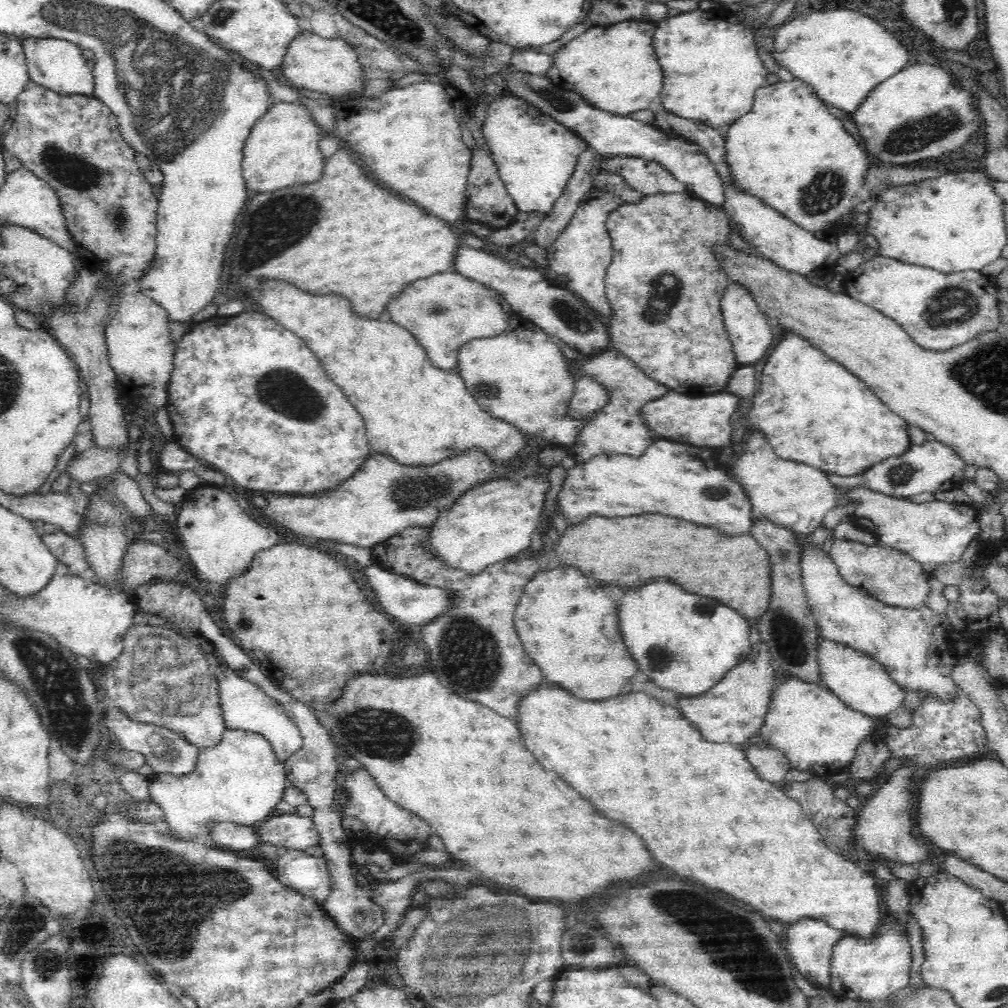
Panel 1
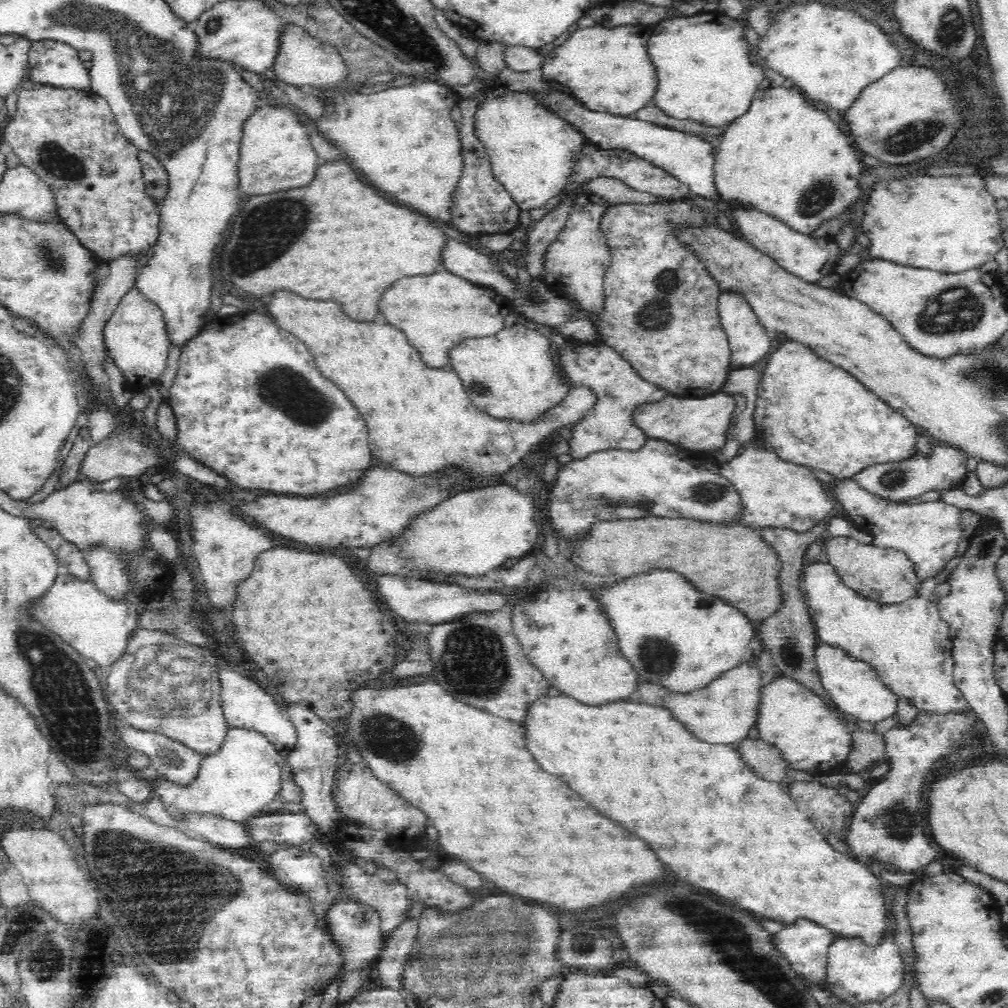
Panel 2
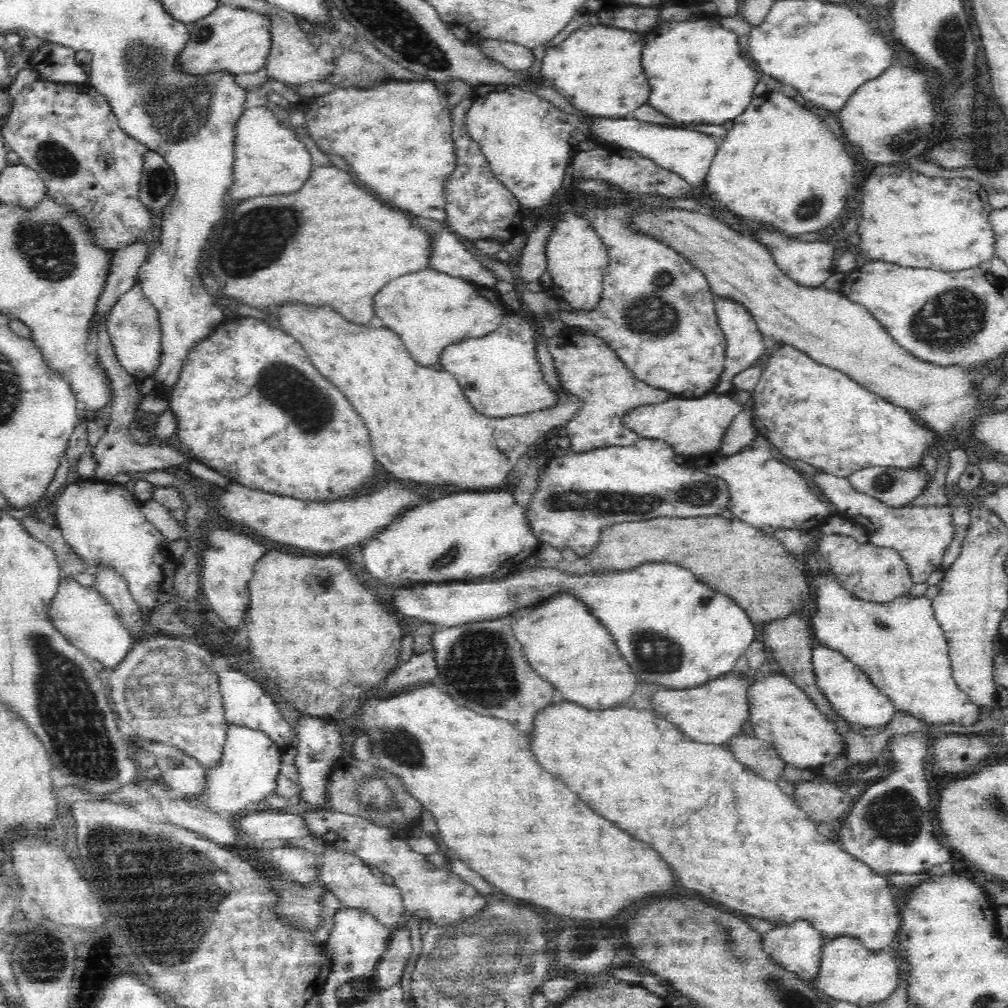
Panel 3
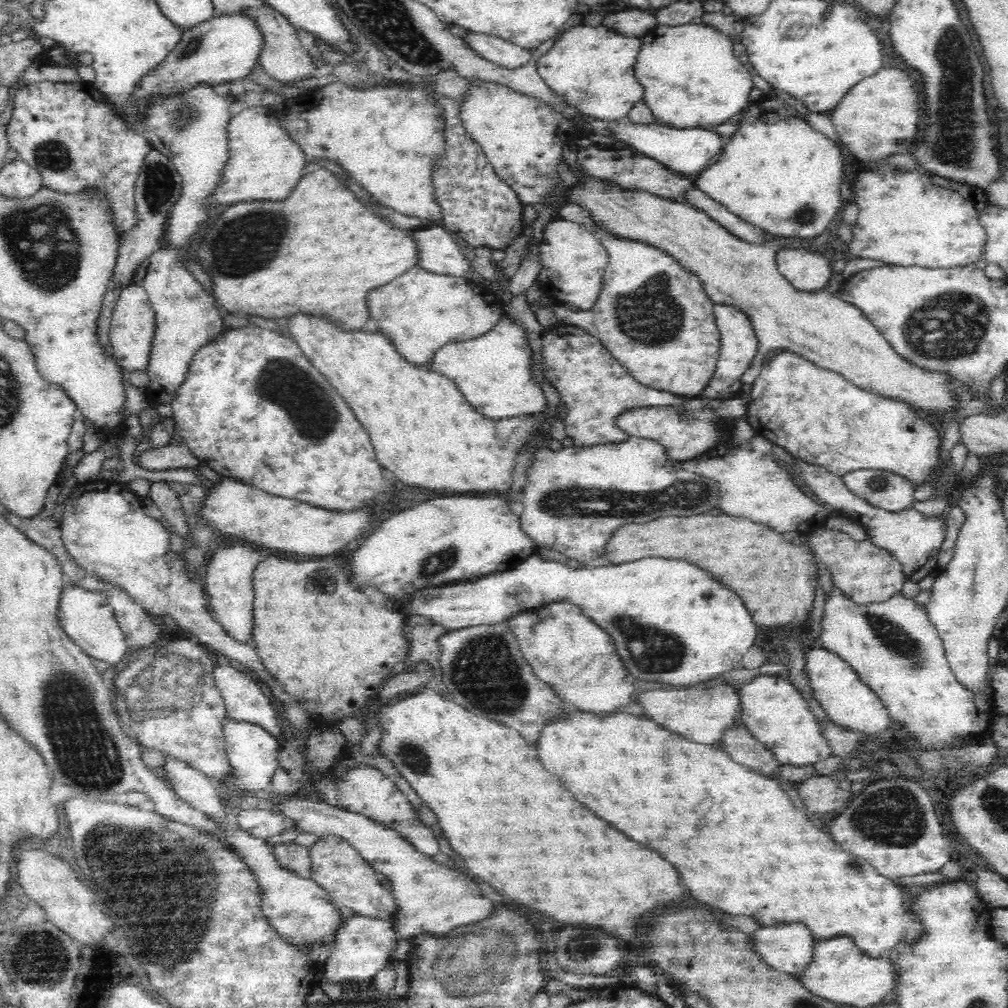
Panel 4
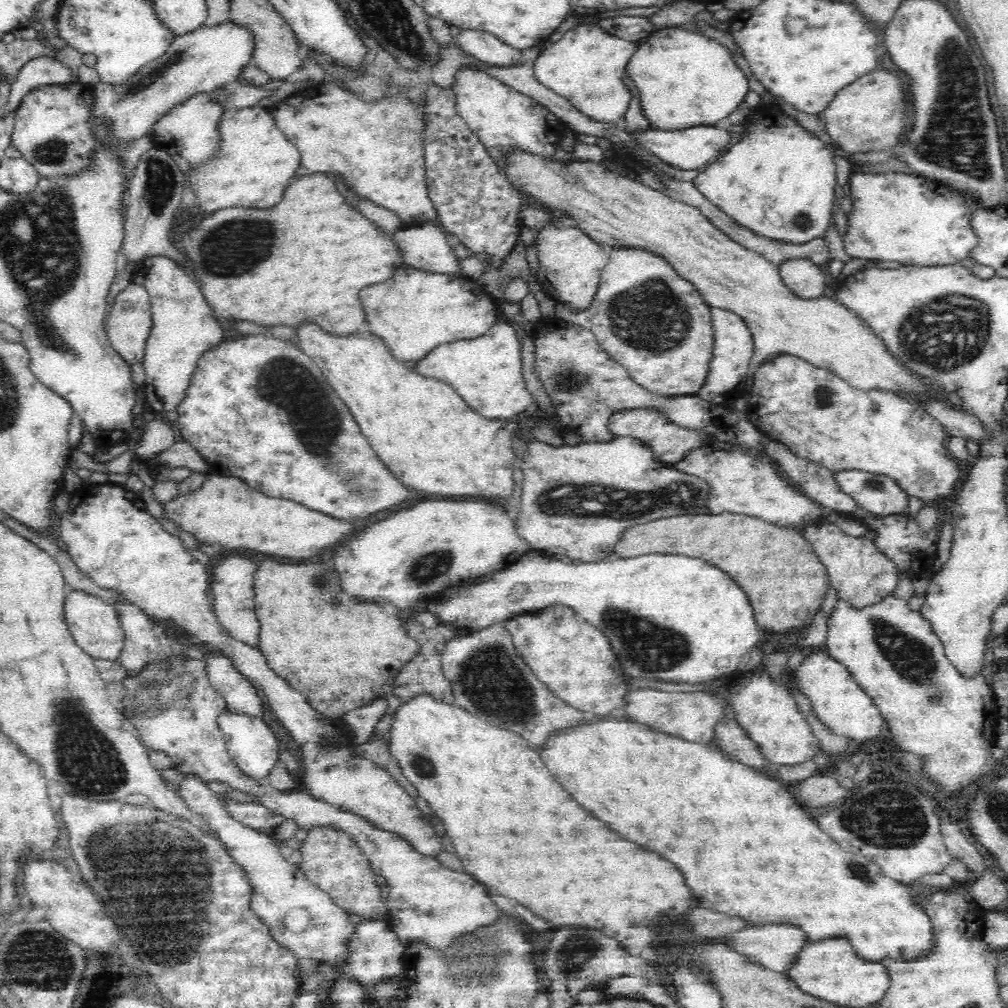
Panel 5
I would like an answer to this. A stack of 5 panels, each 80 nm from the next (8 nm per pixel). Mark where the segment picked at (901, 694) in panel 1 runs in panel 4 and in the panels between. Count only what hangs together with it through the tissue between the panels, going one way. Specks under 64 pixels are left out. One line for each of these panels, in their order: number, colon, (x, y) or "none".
2: (856, 688)
3: (845, 684)
4: (849, 702)

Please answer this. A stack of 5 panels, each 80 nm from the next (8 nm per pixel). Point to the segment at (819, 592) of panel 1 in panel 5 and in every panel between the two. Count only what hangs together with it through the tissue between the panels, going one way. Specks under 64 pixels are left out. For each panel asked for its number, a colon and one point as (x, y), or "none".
2: (909, 645)
3: (900, 645)
4: (894, 646)
5: (891, 650)

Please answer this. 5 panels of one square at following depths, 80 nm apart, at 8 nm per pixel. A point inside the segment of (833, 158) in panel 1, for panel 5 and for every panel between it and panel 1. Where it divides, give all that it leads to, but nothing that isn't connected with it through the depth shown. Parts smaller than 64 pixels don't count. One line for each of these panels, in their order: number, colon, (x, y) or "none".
2: (786, 158)
3: (784, 166)
4: (777, 172)
5: (779, 180)

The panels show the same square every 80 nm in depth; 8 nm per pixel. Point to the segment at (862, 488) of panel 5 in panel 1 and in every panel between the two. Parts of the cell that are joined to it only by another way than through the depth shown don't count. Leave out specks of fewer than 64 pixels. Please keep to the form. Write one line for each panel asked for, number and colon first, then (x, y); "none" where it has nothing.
1: (929, 467)
2: (944, 468)
3: (895, 487)
4: (885, 489)

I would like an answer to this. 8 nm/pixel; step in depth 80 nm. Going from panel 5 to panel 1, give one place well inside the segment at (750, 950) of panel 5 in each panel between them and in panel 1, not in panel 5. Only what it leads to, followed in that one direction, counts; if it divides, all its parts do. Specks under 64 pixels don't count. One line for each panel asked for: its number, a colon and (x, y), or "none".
1: (810, 943)
2: (806, 945)
3: (798, 947)
4: (790, 948)

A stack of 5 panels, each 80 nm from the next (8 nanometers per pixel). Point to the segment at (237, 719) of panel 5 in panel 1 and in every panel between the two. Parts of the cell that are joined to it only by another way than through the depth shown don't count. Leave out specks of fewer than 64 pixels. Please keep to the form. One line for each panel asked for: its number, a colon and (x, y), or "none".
1: (240, 780)
2: (244, 776)
3: (247, 773)
4: (252, 752)

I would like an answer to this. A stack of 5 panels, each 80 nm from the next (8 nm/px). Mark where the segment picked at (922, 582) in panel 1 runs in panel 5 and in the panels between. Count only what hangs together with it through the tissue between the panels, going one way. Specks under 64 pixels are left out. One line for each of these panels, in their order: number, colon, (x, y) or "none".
2: (884, 574)
3: (873, 573)
4: (867, 573)
5: (863, 575)

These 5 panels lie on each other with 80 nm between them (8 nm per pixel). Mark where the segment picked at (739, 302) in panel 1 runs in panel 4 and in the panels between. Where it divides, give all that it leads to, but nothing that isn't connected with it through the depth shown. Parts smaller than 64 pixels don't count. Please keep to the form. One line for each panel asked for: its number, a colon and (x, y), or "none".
2: (750, 342)
3: (745, 342)
4: (740, 344)

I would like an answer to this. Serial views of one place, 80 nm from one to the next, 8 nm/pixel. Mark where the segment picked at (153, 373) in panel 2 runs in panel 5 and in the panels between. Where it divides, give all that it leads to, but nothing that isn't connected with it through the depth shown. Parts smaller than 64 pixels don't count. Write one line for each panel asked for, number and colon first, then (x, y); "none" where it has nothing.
3: (134, 328)
4: (132, 330)
5: (128, 328)

